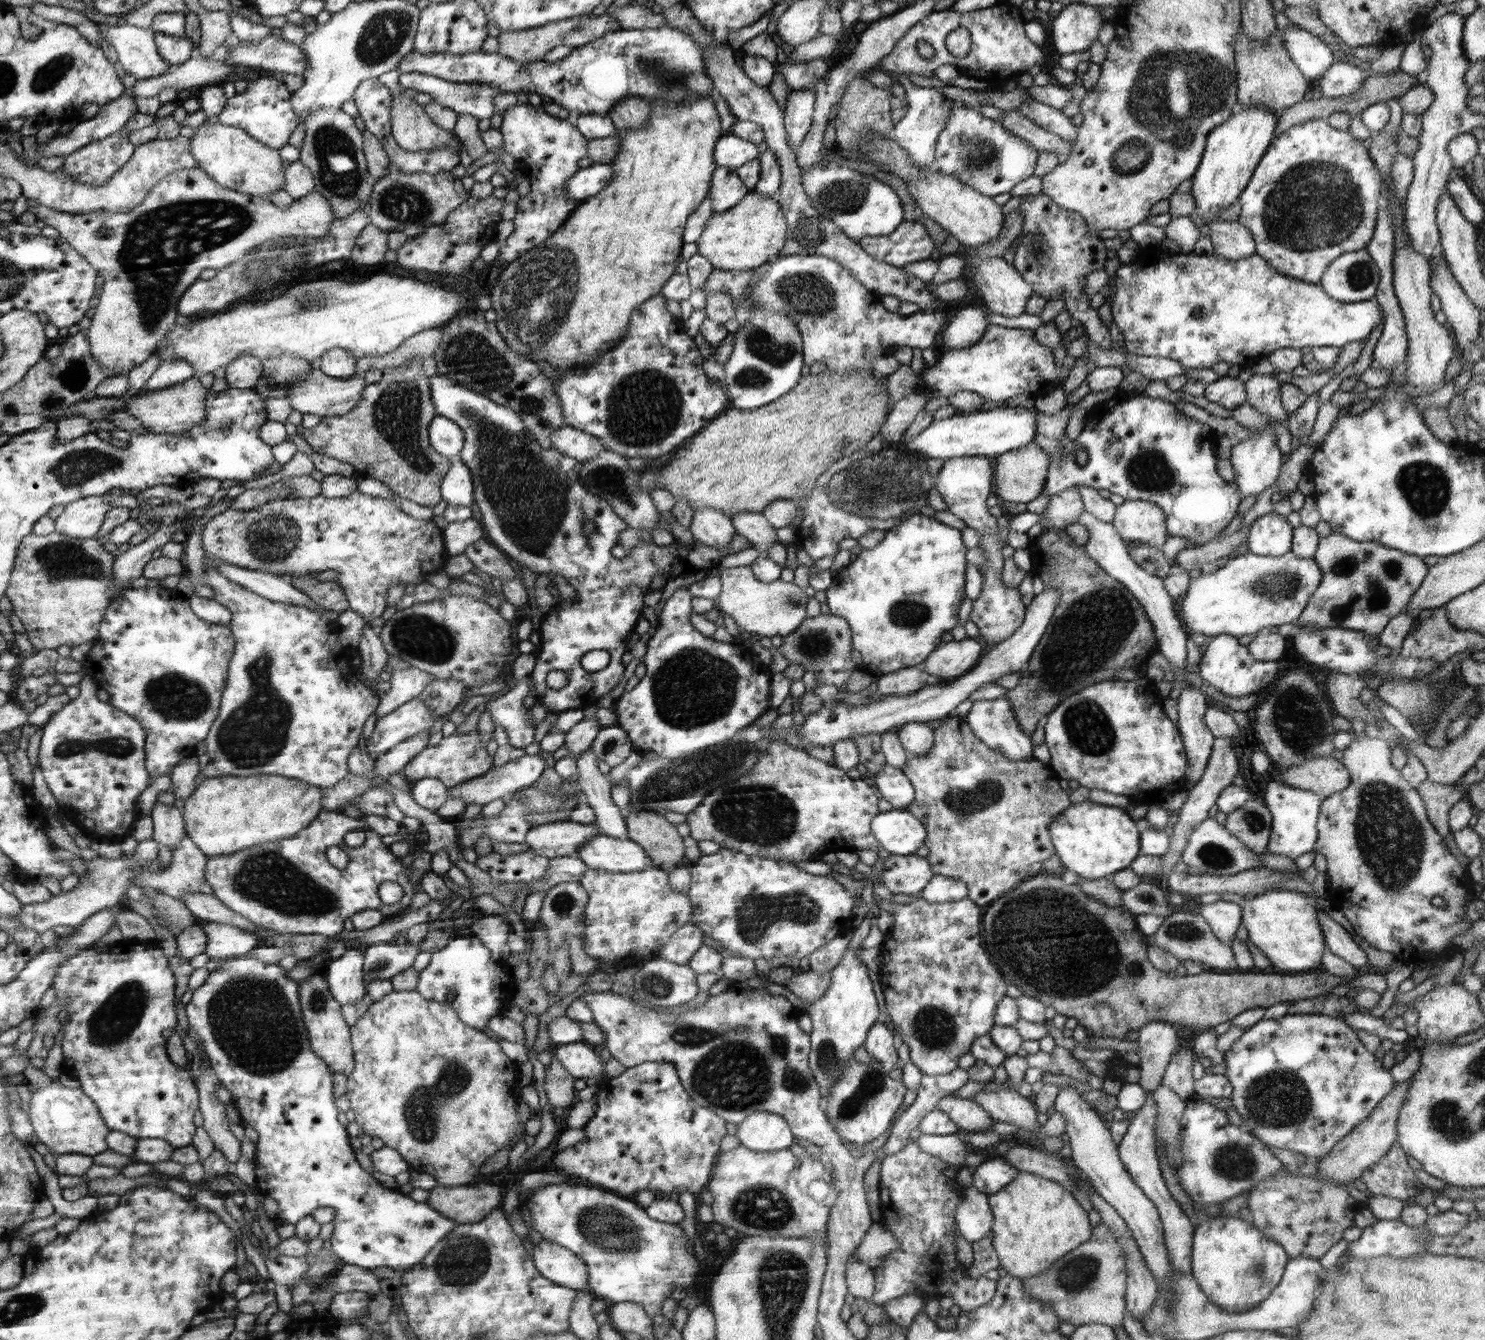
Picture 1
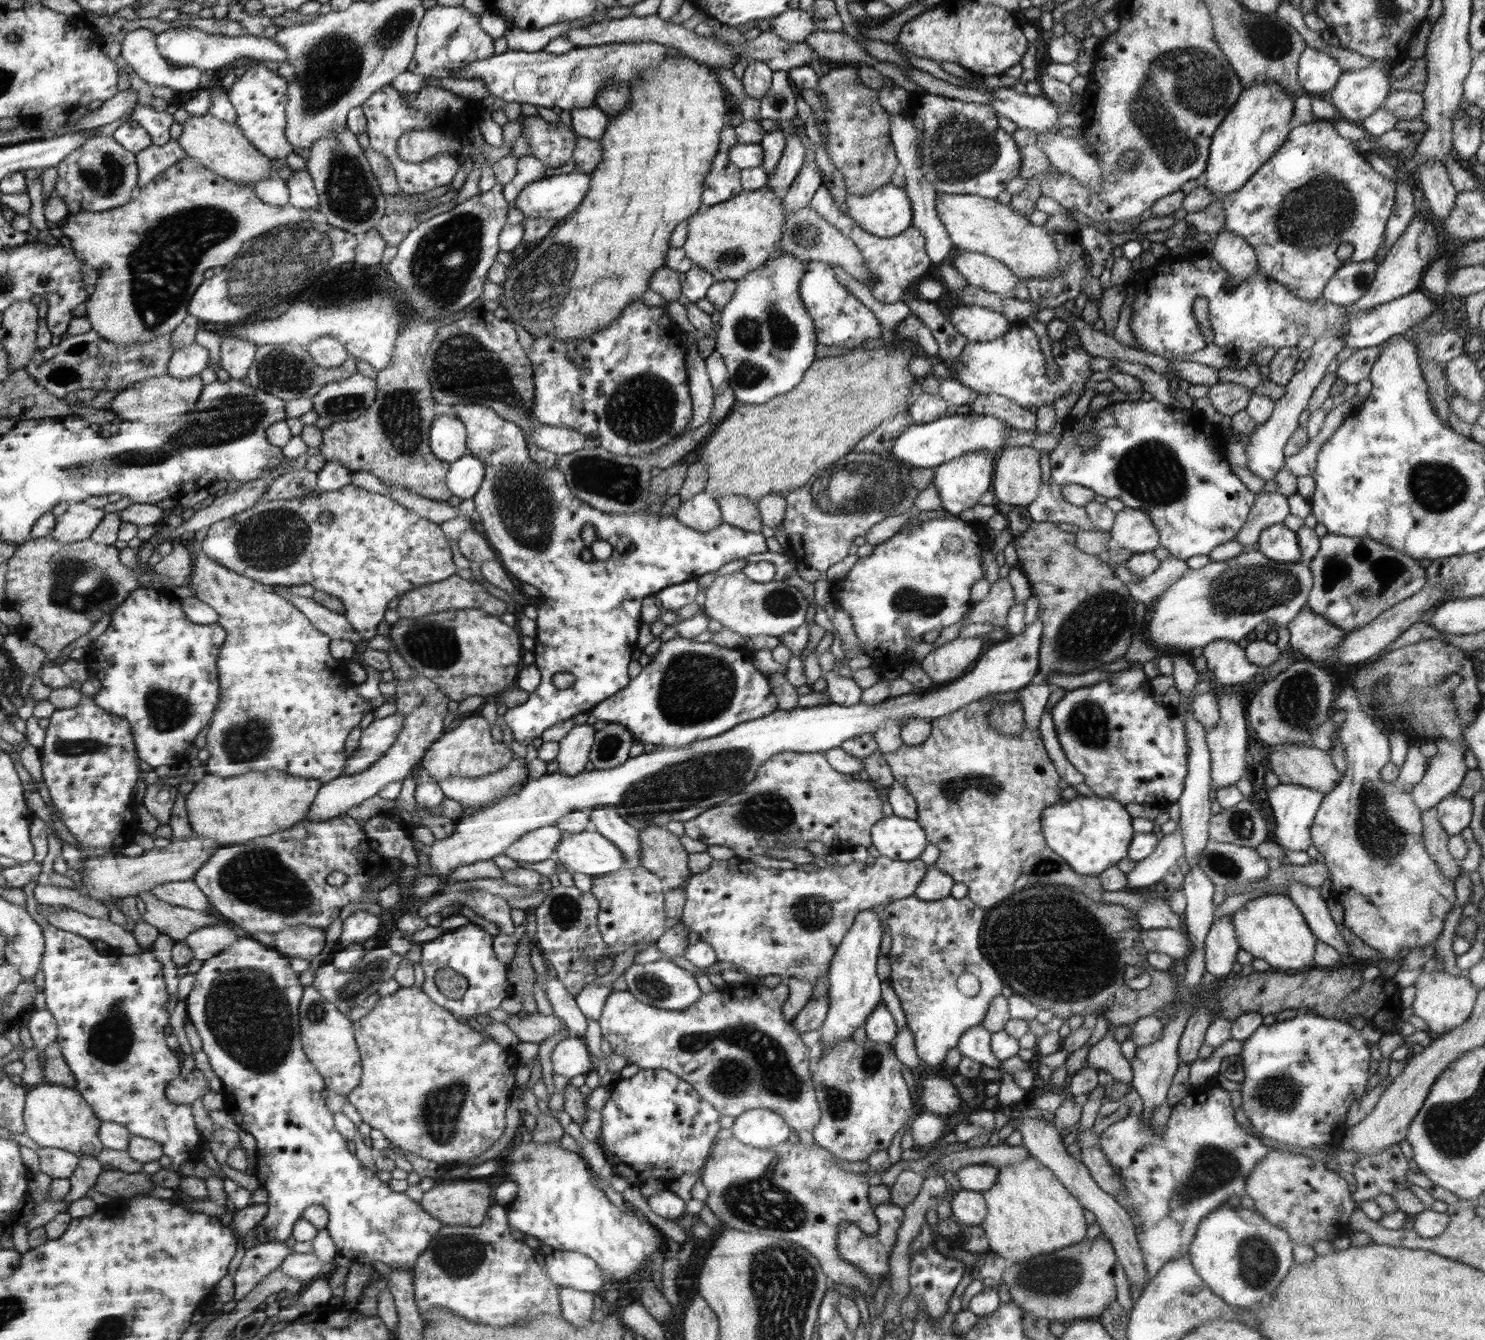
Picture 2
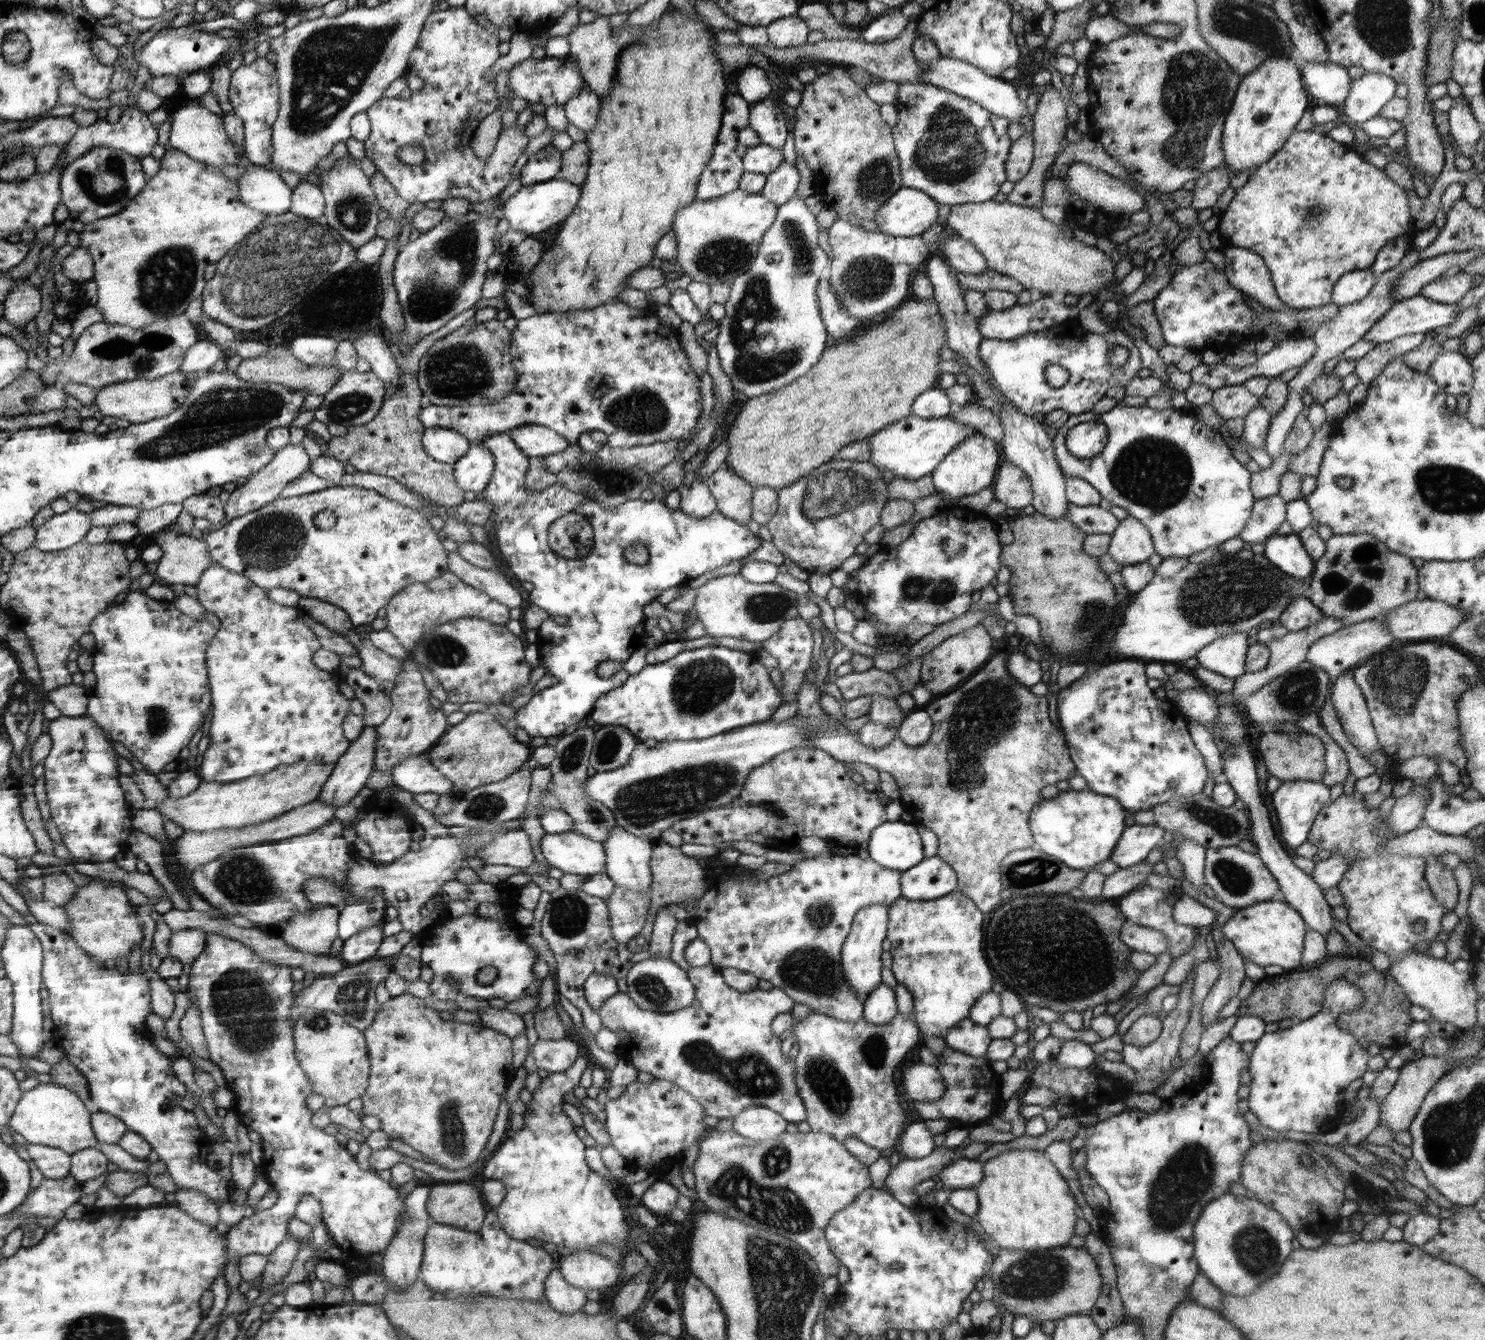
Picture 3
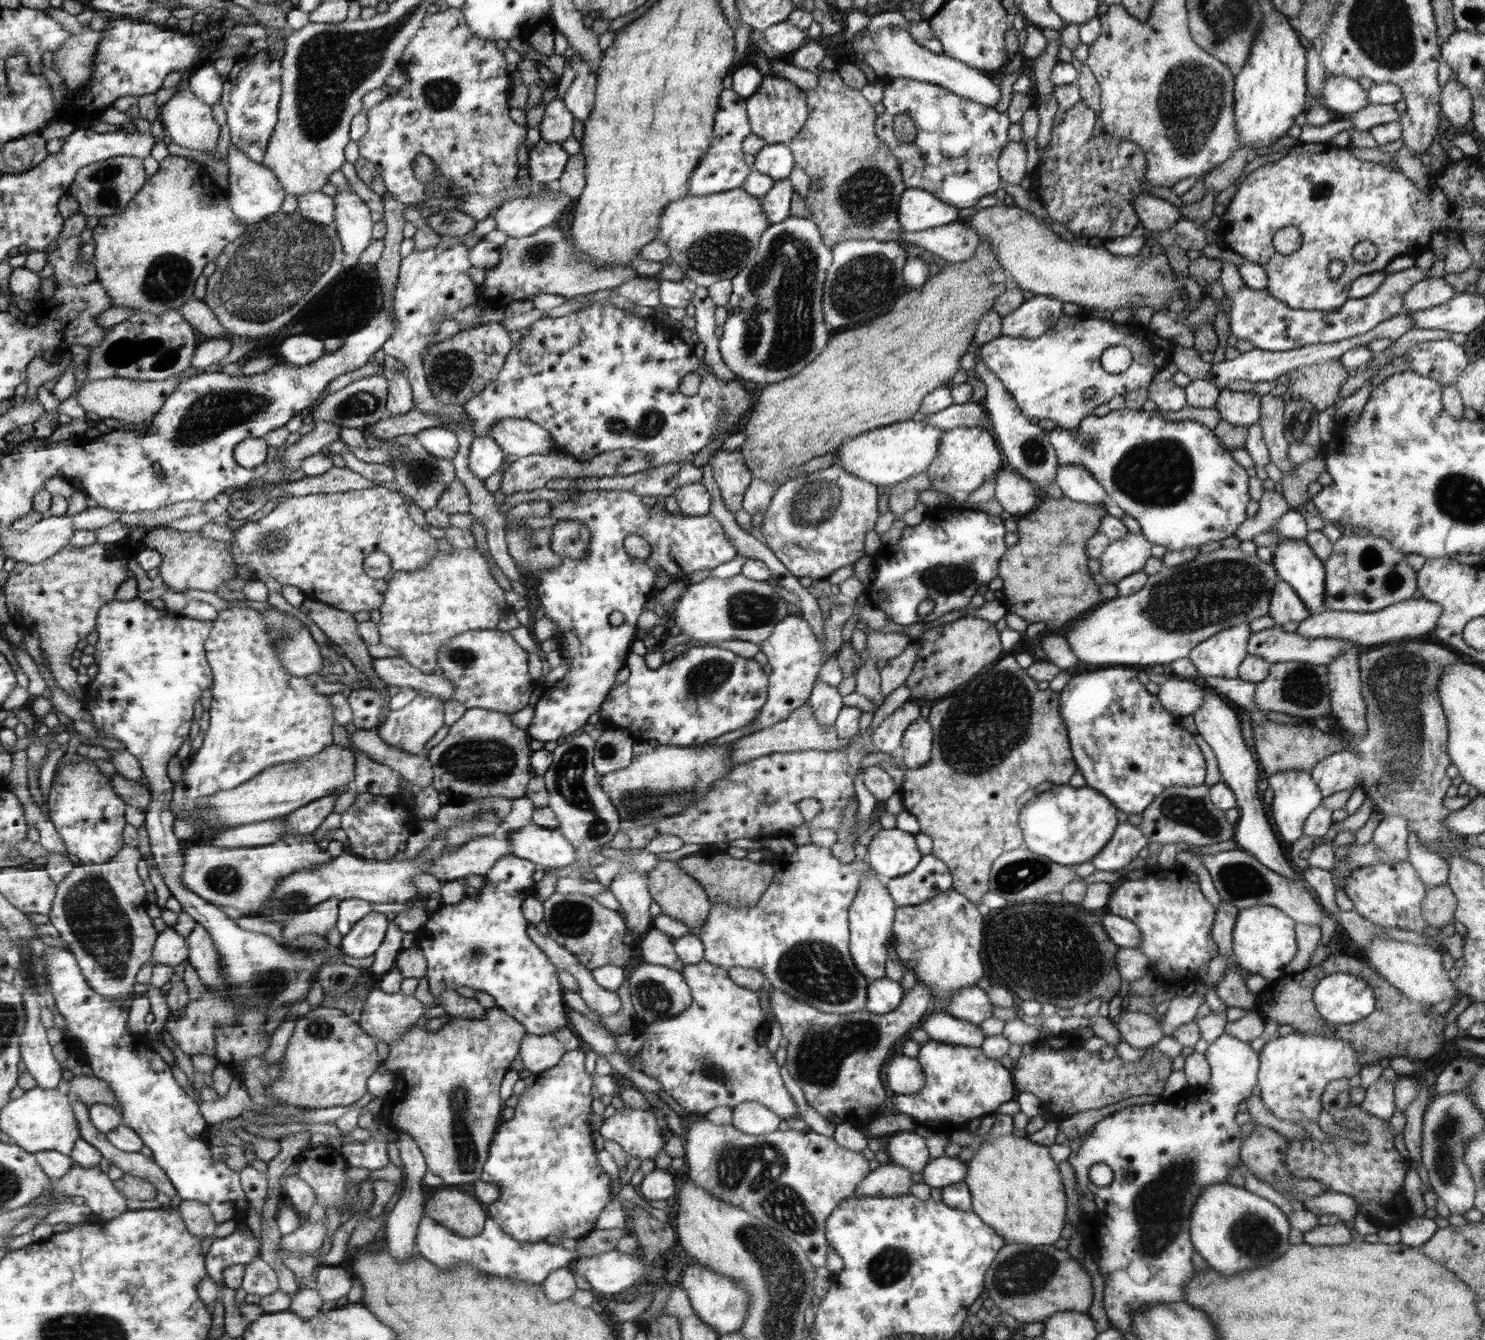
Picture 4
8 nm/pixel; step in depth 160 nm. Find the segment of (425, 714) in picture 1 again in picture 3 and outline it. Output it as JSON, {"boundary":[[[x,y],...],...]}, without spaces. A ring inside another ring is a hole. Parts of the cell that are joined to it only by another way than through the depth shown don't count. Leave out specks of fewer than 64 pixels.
{"boundary":[[[365,726],[360,736],[334,765],[330,779],[319,796],[321,801],[339,806],[348,805],[371,778],[376,763],[376,726]]]}

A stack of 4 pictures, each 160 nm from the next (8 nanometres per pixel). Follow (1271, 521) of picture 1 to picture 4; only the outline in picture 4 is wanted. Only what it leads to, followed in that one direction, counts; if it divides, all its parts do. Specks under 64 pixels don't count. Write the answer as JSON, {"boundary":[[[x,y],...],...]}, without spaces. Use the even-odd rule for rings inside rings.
{"boundary":[[[1305,540],[1278,544],[1271,564],[1281,580],[1290,585],[1311,614],[1325,610],[1325,567]]]}

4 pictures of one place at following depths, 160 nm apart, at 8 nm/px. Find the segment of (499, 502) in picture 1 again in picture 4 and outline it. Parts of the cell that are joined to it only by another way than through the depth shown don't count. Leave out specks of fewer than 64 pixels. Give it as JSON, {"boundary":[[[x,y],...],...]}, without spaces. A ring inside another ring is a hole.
{"boundary":[[[585,490],[577,491],[577,495],[568,502],[556,502],[551,506],[550,516],[556,519],[578,520],[590,532],[590,545],[586,555],[579,560],[562,559],[562,564],[550,570],[536,572],[531,577],[532,587],[538,593],[542,609],[546,616],[557,626],[556,639],[558,651],[562,659],[568,662],[569,668],[564,677],[551,687],[544,688],[543,694],[535,703],[533,718],[525,729],[533,739],[550,742],[562,736],[574,735],[578,728],[586,724],[586,720],[598,712],[606,694],[611,692],[616,682],[618,672],[624,668],[624,658],[631,652],[631,645],[637,639],[638,616],[644,610],[646,600],[652,594],[656,576],[660,570],[668,575],[670,582],[685,581],[694,572],[712,571],[720,564],[730,562],[739,554],[731,540],[724,534],[720,521],[710,513],[706,516],[684,516],[684,514],[671,514],[662,505],[656,503],[652,507],[642,502],[642,497],[633,492],[619,490]],[[628,535],[638,535],[648,542],[651,547],[650,557],[646,560],[636,560],[628,557],[623,546]],[[619,610],[625,616],[622,625],[613,626],[608,621],[608,616]]]}

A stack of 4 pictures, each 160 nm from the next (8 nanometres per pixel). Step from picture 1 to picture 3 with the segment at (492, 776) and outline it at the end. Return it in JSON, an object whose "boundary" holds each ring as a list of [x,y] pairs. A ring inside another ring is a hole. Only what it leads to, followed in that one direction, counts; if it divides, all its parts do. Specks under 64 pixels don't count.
{"boundary":[[[427,754],[403,758],[392,772],[394,785],[412,794],[453,794],[454,784],[430,762]]]}

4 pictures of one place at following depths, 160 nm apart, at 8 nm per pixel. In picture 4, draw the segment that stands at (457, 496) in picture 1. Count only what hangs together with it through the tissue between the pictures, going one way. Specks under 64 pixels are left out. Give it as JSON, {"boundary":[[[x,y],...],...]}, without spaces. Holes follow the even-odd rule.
{"boundary":[[[491,436],[474,438],[469,448],[469,469],[476,478],[486,480],[500,470],[506,459],[503,447]]]}

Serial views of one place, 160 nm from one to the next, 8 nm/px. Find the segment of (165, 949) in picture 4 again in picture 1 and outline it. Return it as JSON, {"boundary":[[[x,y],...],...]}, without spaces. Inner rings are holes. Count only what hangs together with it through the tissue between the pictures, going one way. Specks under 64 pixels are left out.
{"boundary":[[[203,922],[207,936],[206,954],[210,959],[230,959],[253,952],[263,943],[256,935],[244,932],[235,926]]]}

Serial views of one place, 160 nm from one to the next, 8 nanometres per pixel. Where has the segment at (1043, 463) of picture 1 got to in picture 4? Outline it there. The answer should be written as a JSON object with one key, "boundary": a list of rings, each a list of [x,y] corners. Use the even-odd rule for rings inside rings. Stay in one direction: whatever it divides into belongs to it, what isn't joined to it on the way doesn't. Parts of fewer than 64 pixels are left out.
{"boundary":[[[1004,469],[996,475],[994,498],[1014,518],[1035,511],[1040,502],[1040,495],[1029,480]]]}

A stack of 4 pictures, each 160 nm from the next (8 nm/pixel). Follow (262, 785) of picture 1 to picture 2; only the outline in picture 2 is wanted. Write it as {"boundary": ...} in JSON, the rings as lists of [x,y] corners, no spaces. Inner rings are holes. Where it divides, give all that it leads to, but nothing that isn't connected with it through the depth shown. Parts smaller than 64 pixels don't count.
{"boundary":[[[279,770],[250,771],[228,778],[206,774],[185,796],[185,807],[196,835],[211,838],[220,847],[230,847],[303,822],[322,787],[323,784],[314,778],[290,776]]]}

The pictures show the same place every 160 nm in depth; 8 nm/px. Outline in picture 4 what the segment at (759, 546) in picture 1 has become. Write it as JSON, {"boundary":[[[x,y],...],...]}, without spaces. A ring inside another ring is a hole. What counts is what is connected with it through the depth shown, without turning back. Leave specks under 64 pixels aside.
{"boundary":[[[719,449],[712,459],[714,478],[720,489],[722,501],[734,516],[743,510],[742,499],[753,479],[742,455],[739,449]]]}

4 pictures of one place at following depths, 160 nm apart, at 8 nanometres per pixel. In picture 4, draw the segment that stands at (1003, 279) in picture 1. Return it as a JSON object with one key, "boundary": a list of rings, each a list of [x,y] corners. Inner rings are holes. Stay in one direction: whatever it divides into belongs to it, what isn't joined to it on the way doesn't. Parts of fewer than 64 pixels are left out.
{"boundary":[[[964,221],[929,228],[922,232],[898,232],[906,242],[938,255],[943,262],[966,262],[979,245],[979,235]]]}

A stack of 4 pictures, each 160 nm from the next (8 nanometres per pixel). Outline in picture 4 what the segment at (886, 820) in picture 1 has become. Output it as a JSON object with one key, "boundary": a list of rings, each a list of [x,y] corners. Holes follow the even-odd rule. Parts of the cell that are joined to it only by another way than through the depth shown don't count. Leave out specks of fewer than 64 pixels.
{"boundary":[[[896,827],[876,832],[866,850],[866,860],[884,880],[914,871],[922,858],[914,835]]]}

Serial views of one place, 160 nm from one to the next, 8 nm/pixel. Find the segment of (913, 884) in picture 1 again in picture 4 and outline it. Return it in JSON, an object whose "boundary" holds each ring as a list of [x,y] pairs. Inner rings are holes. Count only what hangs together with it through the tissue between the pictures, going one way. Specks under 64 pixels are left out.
{"boundary":[[[812,843],[798,847],[798,849],[792,853],[791,857],[776,854],[774,861],[777,866],[775,877],[756,905],[742,908],[733,907],[729,902],[712,905],[710,916],[707,918],[699,934],[699,938],[705,948],[703,959],[710,964],[720,965],[722,968],[727,969],[732,967],[755,968],[763,972],[763,975],[767,977],[767,983],[774,986],[774,989],[778,989],[790,995],[790,997],[796,998],[798,1001],[810,1004],[812,1008],[819,1009],[822,1012],[848,1015],[866,1010],[866,986],[868,986],[868,984],[866,984],[866,977],[855,967],[855,961],[852,960],[851,957],[849,911],[856,899],[857,892],[860,891],[861,880],[863,880],[867,874],[877,875],[875,870],[866,859],[854,859],[848,864],[842,864],[842,862],[831,853],[831,848],[816,846]]]}

